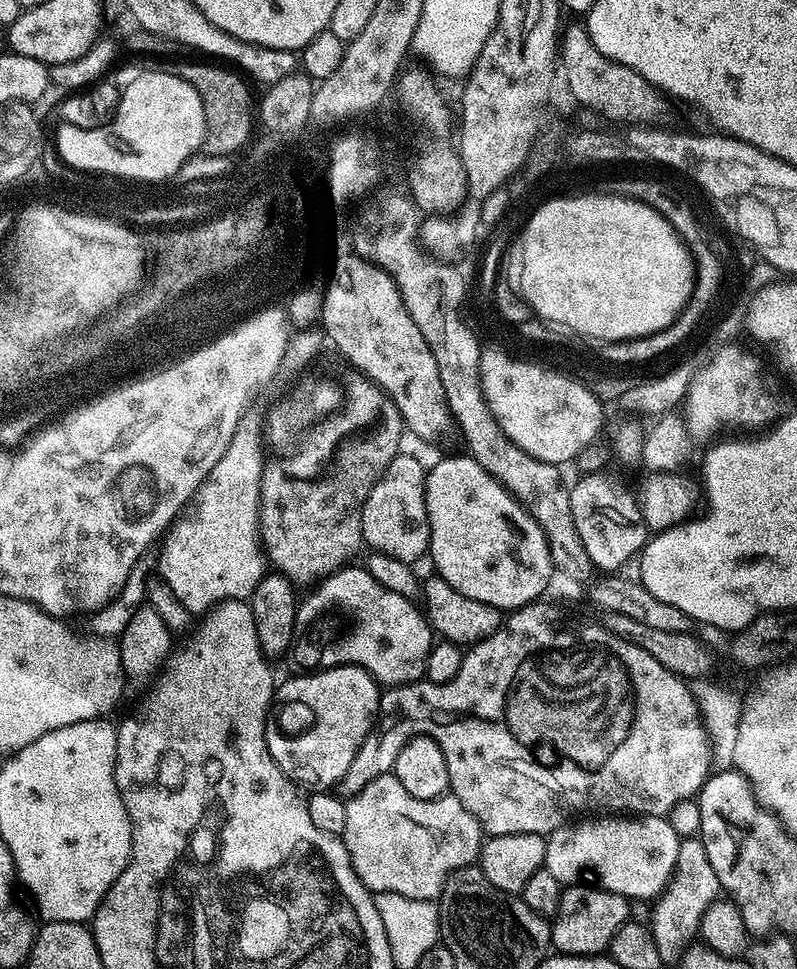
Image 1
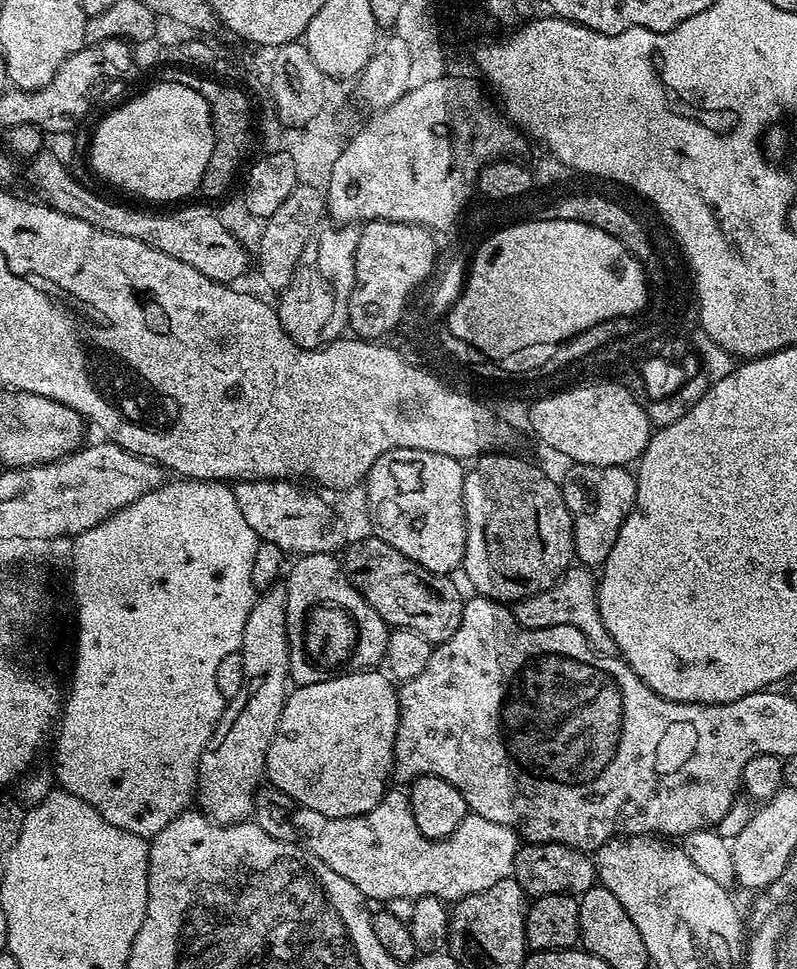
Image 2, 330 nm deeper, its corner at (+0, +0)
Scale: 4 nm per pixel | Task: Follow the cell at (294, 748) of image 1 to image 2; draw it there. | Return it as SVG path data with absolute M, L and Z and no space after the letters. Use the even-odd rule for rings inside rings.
M352 670L332 680L301 684L289 691L276 733L268 747L266 776L271 787L290 794L293 805L300 807L301 804L308 808L304 810L309 813L328 818L366 814L378 806L392 776L392 755L400 717L397 689L393 681L381 672Z

